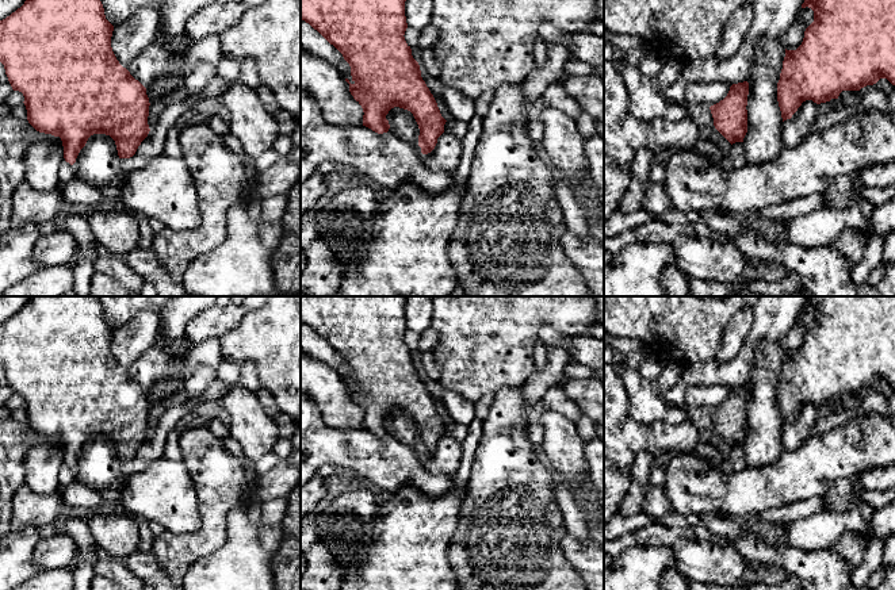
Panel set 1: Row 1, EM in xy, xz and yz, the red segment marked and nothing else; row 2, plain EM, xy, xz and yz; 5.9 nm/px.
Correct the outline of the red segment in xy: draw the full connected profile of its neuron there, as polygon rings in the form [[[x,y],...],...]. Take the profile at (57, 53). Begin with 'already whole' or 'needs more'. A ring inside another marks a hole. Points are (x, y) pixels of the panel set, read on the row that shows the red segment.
already whole; [[[26,0],[0,20],[0,62],[12,89],[24,96],[27,120],[37,131],[61,138],[64,158],[70,165],[93,134],[110,135],[119,158],[130,158],[150,131],[146,88],[116,60],[111,47],[112,31],[100,0]]]

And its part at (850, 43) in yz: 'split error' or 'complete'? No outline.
complete

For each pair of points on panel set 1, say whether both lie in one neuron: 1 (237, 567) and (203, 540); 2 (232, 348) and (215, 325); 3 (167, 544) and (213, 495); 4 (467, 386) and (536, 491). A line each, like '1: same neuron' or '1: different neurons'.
1: different neurons
2: different neurons
3: same neuron
4: different neurons

